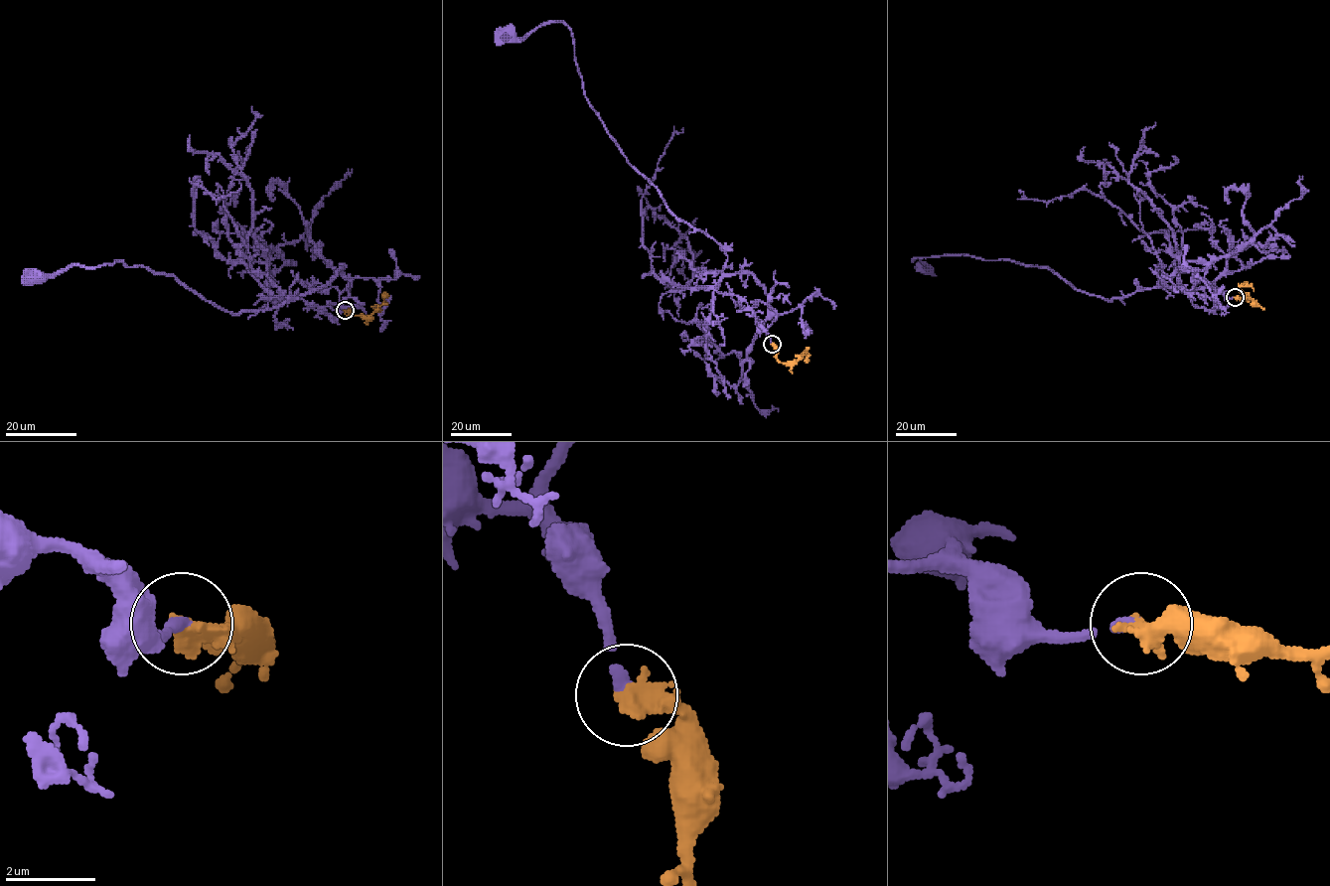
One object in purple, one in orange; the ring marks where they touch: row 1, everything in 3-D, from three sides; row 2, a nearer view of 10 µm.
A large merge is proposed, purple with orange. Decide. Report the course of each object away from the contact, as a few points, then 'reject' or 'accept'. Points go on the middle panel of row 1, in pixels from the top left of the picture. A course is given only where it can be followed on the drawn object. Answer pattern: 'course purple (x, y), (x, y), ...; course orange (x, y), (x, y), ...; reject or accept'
course purple (772, 345), (769, 294), (722, 273), (726, 251), (628, 162), (585, 96), (570, 29), (511, 36); course orange (772, 345), (776, 359), (783, 363), (794, 363), (806, 349), (808, 363); accept

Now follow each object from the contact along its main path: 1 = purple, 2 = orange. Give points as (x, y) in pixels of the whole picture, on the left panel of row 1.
1: (344, 310), (351, 282), (341, 268), (291, 300), (236, 313), (172, 274), (121, 260), (40, 276)
2: (344, 310), (357, 316), (369, 316), (383, 302), (384, 296), (386, 301)

